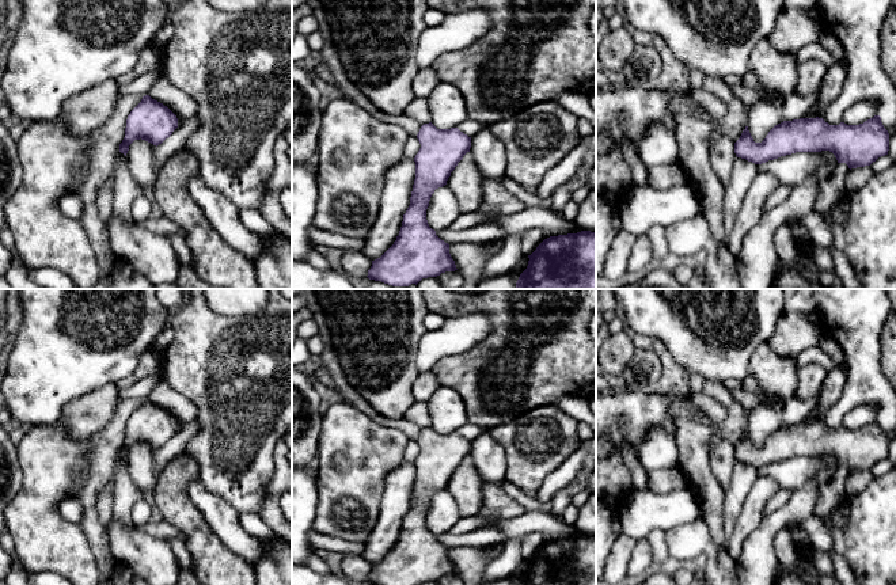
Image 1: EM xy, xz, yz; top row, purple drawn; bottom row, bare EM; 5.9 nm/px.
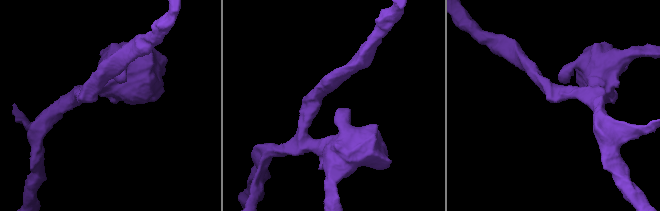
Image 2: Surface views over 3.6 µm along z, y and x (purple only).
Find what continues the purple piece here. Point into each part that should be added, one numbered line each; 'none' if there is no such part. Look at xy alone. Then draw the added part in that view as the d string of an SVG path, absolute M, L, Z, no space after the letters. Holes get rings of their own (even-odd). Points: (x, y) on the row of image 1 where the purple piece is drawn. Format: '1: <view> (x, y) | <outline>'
none

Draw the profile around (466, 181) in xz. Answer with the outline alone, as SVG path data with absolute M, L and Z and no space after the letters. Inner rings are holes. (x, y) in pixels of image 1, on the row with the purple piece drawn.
M467 152L447 181L448 189L459 202L460 213L472 213L482 206L483 181L483 174L475 164L471 153Z

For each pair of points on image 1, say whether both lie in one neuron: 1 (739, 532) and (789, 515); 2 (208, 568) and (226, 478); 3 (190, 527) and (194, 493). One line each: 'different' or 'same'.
1: different
2: different
3: different

